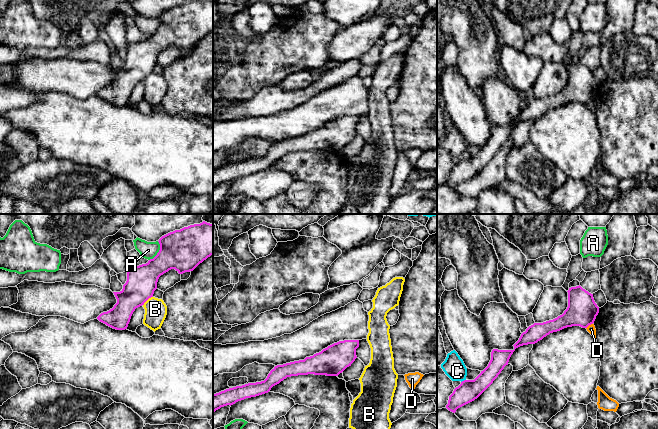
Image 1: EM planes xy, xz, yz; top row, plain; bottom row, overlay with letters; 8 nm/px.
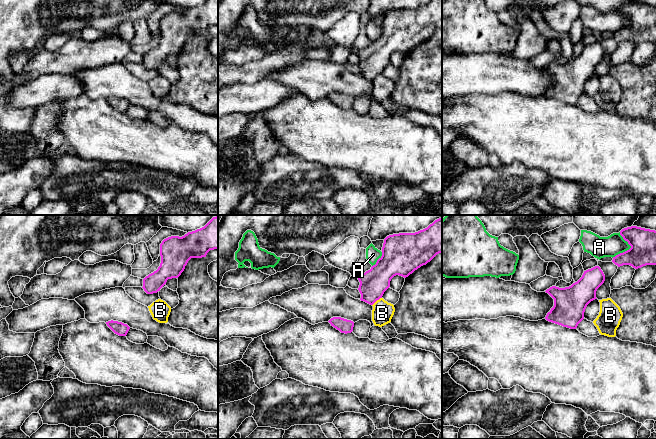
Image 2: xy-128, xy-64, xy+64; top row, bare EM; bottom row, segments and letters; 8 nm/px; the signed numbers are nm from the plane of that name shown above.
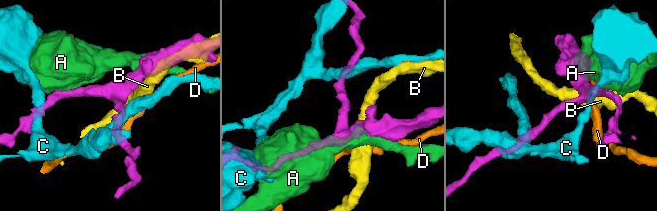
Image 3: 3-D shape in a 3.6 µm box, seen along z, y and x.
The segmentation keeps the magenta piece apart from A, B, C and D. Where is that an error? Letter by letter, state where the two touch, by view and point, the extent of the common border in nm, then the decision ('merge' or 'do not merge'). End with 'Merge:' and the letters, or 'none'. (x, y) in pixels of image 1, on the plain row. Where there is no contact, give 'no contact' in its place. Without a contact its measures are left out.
A: contact xy (159, 27); length 180 nm; do not merge
B: contact xy (147, 75); length 110 nm; do not merge
C: contact yz (464, 156); length 50 nm; do not merge
D: contact yz (589, 100); length 70 nm; do not merge
Merge: none

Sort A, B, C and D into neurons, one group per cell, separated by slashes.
A / B / C / D

